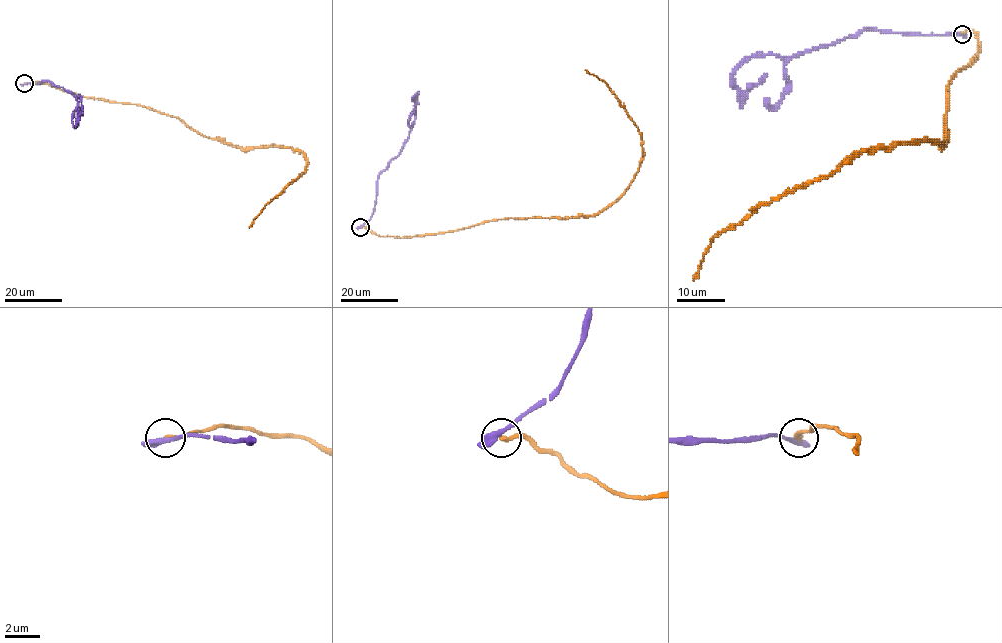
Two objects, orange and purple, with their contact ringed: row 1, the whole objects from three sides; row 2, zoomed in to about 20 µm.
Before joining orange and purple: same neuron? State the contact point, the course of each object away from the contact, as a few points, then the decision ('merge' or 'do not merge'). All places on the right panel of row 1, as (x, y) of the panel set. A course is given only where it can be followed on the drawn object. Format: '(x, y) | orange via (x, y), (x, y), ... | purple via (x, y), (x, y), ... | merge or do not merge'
(962, 34) | orange via (961, 34), (977, 33), (980, 47), (947, 88), (943, 145), (896, 142), (851, 154), (720, 232), (693, 280) | purple via (961, 34), (863, 29), (836, 41), (783, 57), (747, 57), (733, 73), (733, 83), (746, 91), (766, 74) | do not merge

